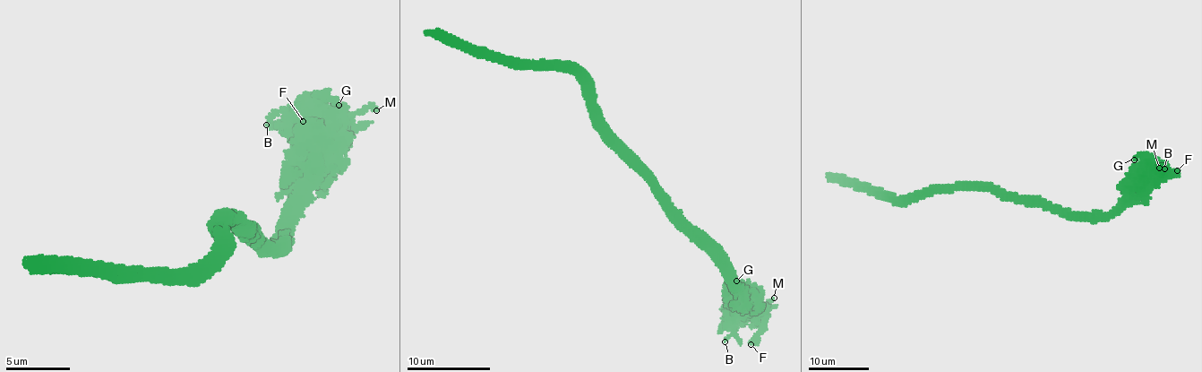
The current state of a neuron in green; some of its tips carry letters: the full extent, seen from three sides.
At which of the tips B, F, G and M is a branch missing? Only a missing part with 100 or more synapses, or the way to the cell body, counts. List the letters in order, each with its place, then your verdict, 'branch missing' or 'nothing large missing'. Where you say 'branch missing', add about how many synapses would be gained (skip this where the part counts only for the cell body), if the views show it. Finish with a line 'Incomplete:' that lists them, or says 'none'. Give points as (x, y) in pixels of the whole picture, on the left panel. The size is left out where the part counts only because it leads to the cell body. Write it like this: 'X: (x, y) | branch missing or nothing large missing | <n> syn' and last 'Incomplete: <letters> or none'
B: (266, 125) | nothing large missing
F: (303, 121) | nothing large missing
G: (339, 105) | nothing large missing
M: (376, 110) | nothing large missing
Incomplete: none

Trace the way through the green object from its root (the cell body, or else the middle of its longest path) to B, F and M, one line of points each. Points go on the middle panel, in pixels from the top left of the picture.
B: (631, 154), (634, 167), (656, 197), (729, 270), (736, 286), (733, 298), (737, 306), (731, 335), (725, 341)
F: (631, 154), (634, 167), (656, 197), (722, 260), (746, 294), (759, 324), (758, 338), (751, 344)
M: (631, 154), (634, 167), (649, 183), (656, 197), (722, 260), (738, 286), (751, 287), (762, 306), (774, 298)

